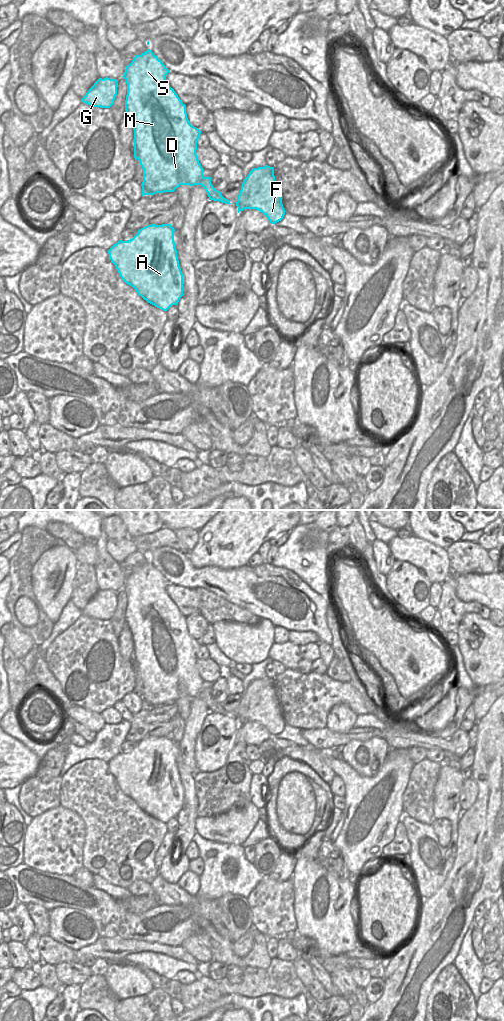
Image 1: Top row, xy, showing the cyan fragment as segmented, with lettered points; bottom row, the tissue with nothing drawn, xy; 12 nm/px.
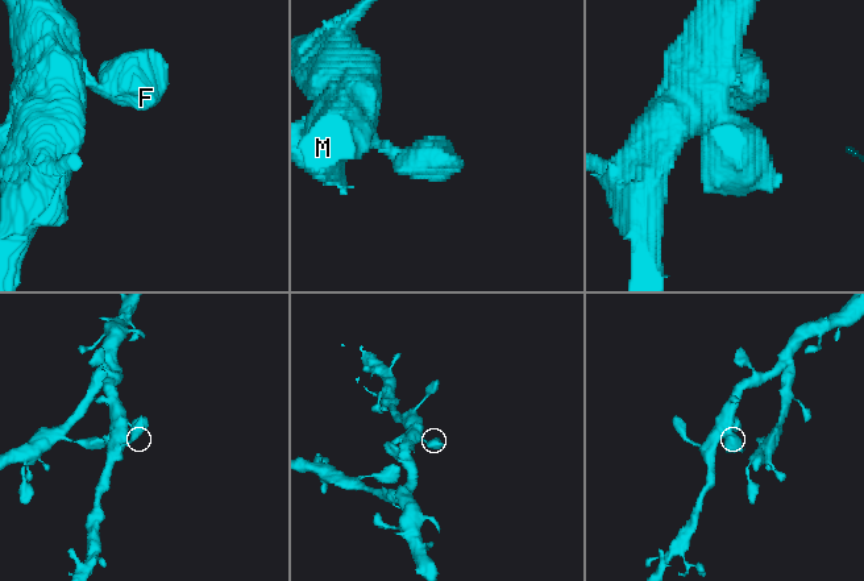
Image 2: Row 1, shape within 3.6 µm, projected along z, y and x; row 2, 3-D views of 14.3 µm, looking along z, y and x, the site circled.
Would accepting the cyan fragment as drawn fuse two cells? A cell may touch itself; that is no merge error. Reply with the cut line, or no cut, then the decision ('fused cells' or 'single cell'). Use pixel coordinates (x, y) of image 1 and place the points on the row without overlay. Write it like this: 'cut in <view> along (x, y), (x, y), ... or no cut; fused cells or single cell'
no cut; single cell

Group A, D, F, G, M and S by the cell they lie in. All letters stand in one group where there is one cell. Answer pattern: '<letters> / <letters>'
A D F G M S

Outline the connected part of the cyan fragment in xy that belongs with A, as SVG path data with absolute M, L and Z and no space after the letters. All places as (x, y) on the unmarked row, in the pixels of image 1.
M171 736L147 737L128 753L119 752L107 764L121 791L135 801L148 815L167 823L183 808L183 786L174 754Z

